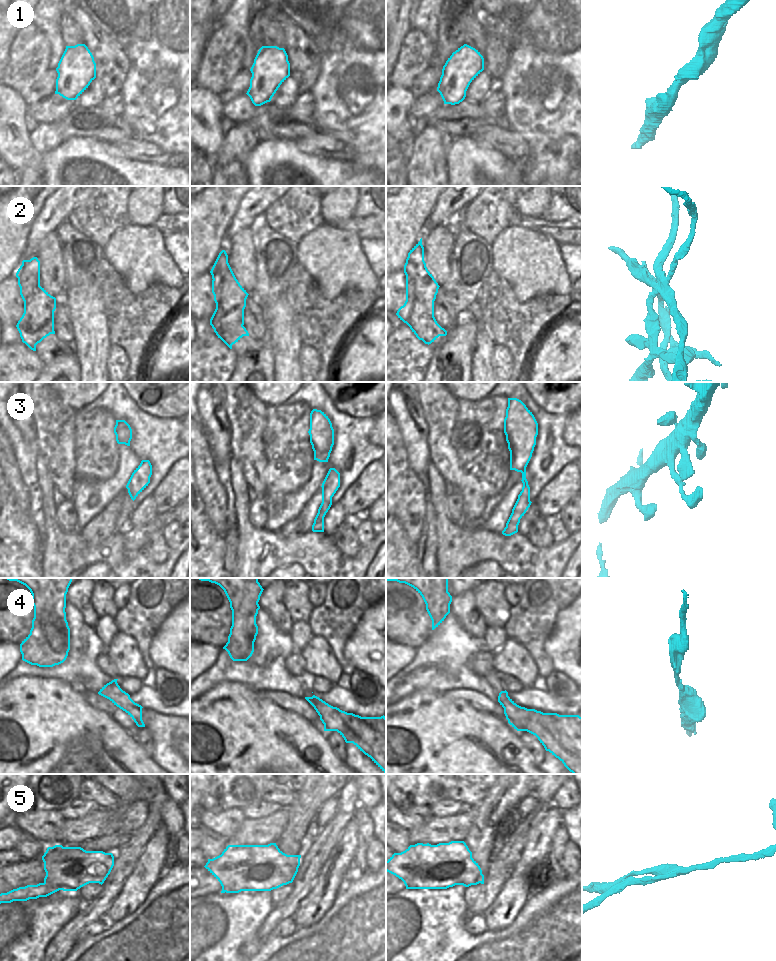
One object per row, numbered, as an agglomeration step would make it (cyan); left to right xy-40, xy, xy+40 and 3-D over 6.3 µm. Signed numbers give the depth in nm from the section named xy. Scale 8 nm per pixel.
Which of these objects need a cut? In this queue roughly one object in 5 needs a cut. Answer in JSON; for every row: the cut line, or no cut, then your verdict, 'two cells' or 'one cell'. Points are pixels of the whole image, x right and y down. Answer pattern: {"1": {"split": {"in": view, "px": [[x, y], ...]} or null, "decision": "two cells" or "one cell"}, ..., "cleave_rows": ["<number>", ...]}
{"1": {"split": null, "decision": "one cell"}, "2": {"split": {"in": "xy", "px": [[218, 274], [225, 319], [242, 325]]}, "decision": "two cells"}, "3": {"split": null, "decision": "one cell"}, "4": {"split": null, "decision": "one cell"}, "5": {"split": {"in": "xy", "px": [[274, 844], [269, 869], [248, 878], [245, 890]]}, "decision": "two cells"}, "cleave_rows": ["2", "5"]}

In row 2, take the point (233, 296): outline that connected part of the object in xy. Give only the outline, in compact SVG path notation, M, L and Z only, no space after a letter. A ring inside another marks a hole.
M225 250L219 253L210 273L212 279L220 276L220 287L222 289L220 297L226 321L244 325L244 309L249 294L236 279L228 263L228 255Z

